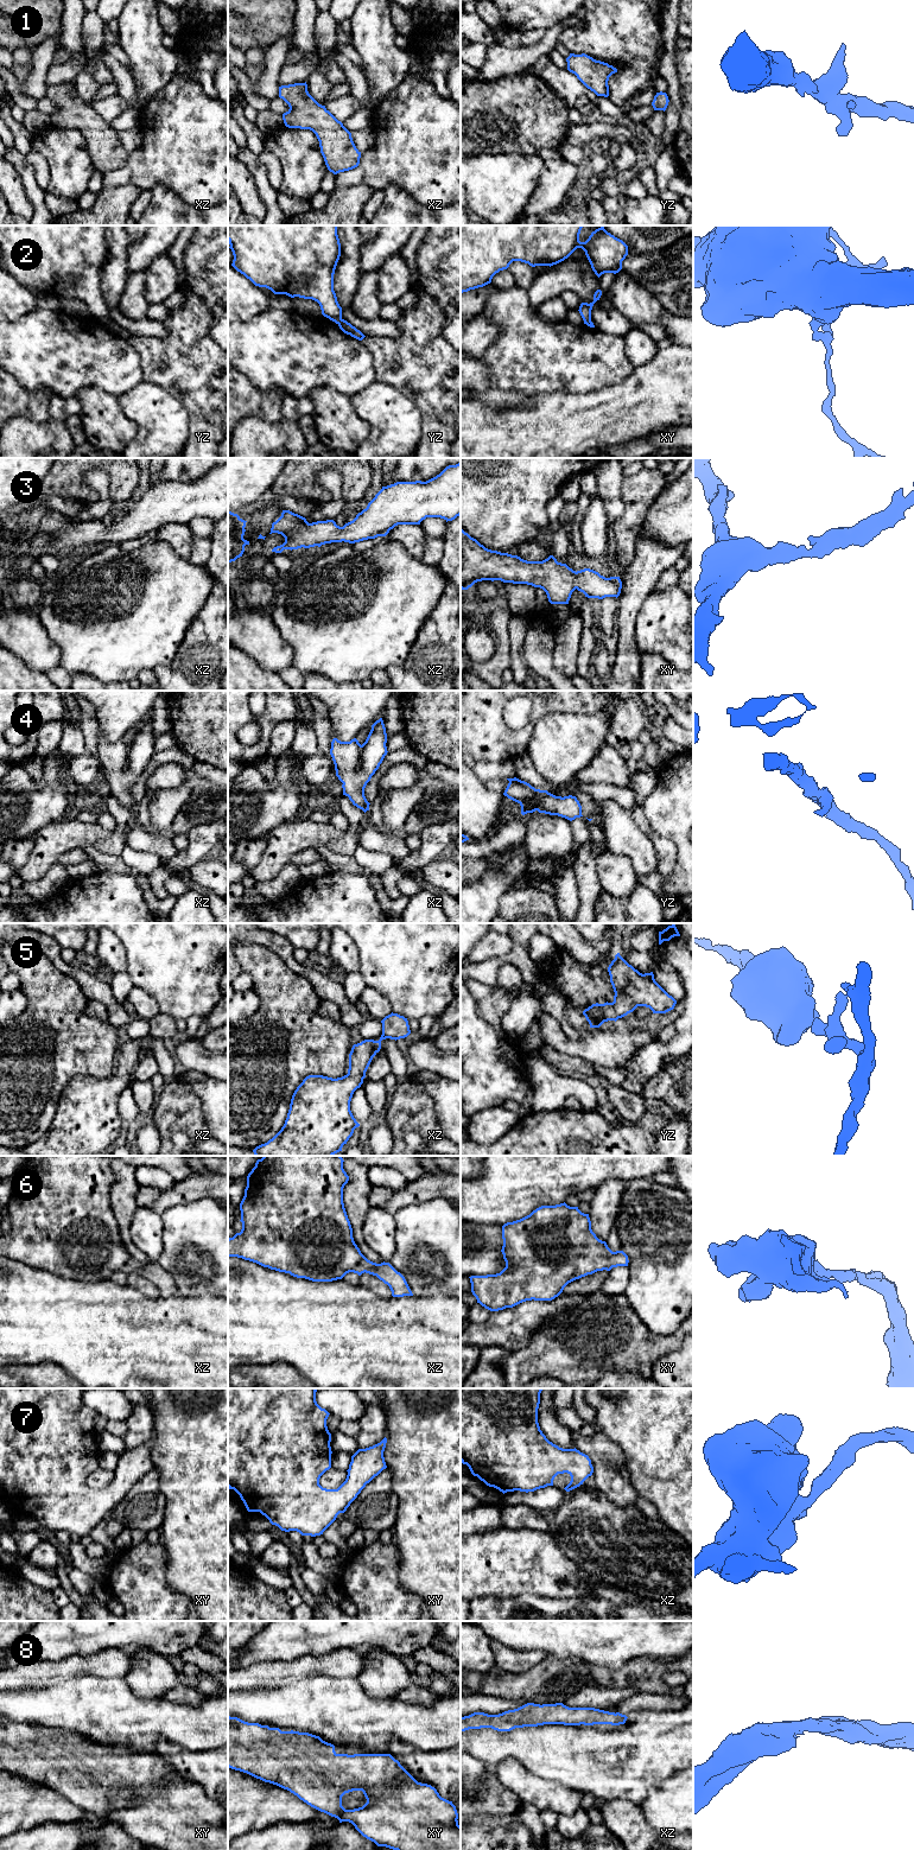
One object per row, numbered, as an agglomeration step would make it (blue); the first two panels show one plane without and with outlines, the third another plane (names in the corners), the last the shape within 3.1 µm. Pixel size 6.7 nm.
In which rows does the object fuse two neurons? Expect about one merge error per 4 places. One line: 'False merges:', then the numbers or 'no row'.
False merges: 2

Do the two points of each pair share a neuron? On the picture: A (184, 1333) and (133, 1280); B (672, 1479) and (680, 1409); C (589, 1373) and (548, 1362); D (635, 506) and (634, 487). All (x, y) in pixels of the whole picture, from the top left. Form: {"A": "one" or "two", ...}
{"A": "two", "B": "one", "C": "one", "D": "one"}

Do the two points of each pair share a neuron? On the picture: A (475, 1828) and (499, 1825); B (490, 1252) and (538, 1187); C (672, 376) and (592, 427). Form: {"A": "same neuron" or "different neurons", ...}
{"A": "same neuron", "B": "different neurons", "C": "same neuron"}

